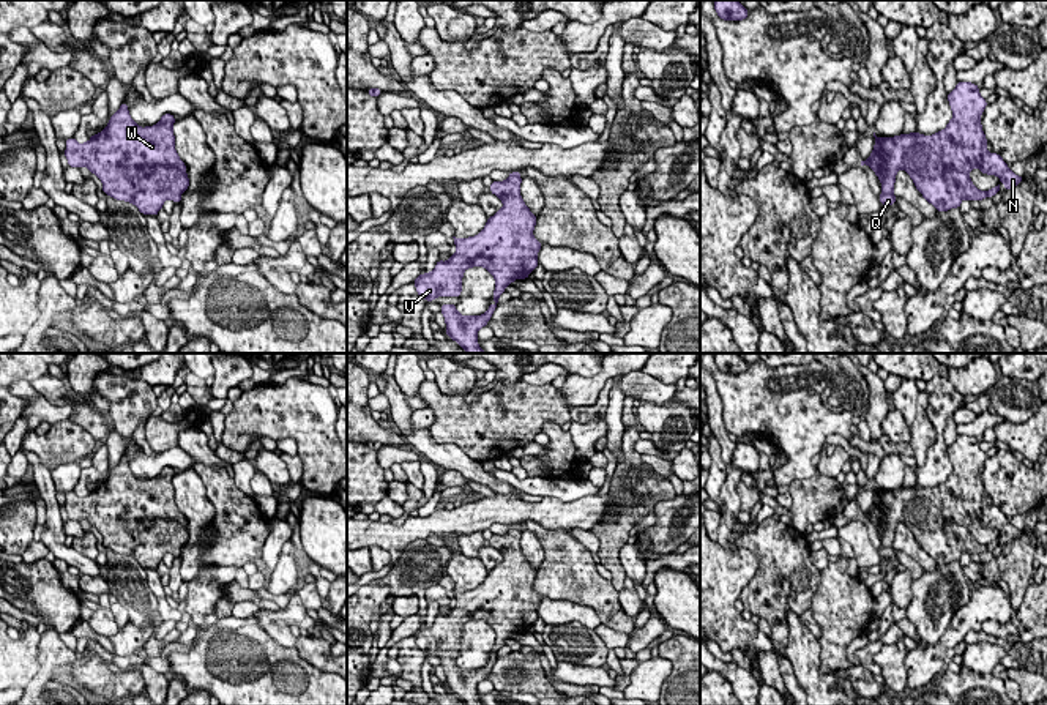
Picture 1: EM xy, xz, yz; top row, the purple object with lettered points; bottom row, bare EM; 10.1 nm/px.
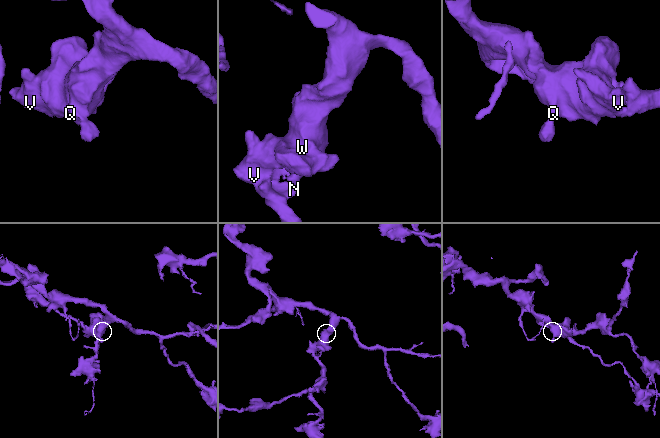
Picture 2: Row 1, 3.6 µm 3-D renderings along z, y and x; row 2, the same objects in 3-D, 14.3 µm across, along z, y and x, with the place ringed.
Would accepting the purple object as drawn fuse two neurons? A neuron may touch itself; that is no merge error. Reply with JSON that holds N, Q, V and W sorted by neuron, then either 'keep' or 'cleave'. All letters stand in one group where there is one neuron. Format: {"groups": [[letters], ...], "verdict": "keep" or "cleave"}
{"groups": [["N", "Q", "V", "W"]], "verdict": "keep"}

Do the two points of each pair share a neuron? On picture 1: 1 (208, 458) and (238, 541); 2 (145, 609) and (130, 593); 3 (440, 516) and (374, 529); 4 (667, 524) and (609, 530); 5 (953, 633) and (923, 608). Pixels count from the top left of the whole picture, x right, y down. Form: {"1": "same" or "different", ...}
{"1": "different", "2": "same", "3": "same", "4": "different", "5": "different"}

